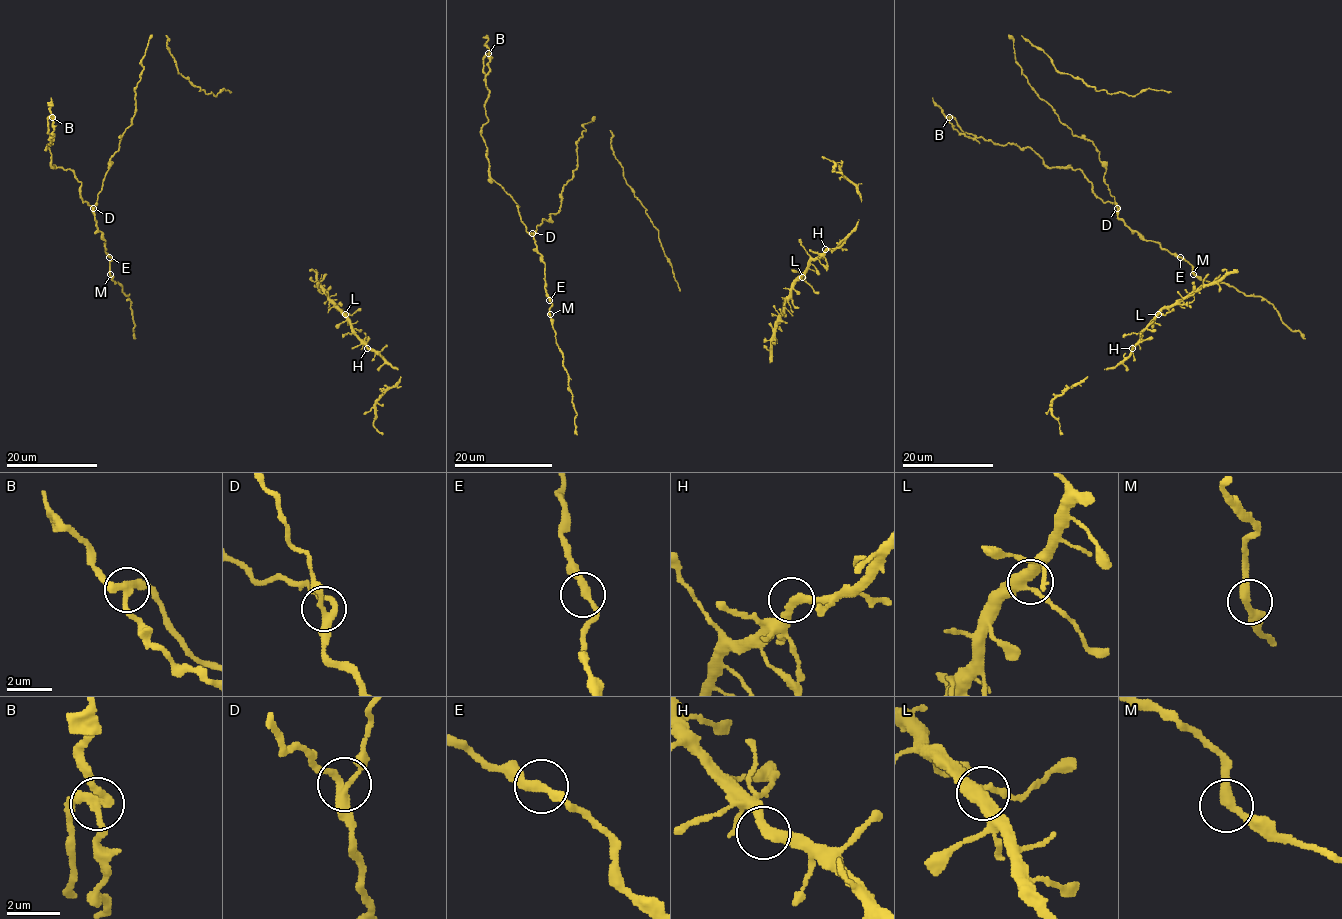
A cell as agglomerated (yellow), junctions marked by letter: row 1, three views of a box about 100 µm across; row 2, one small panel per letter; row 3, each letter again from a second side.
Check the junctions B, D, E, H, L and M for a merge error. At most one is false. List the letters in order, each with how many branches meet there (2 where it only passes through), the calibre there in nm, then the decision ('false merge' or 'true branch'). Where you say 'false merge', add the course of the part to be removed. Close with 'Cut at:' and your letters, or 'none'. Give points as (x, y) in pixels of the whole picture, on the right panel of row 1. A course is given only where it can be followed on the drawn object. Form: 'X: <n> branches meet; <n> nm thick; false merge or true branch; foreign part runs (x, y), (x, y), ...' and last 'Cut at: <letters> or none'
B: 3 branches meet; 280 nm thick; false merge; foreign part runs (949, 117), (959, 133), (980, 144)
D: 3 branches meet; 260 nm thick; true branch
E: 2 branches meet; 320 nm thick; true branch
H: 2 branches meet; 340 nm thick; true branch
L: 3 branches meet; 400 nm thick; true branch
M: 2 branches meet; 320 nm thick; true branch
Cut at: B

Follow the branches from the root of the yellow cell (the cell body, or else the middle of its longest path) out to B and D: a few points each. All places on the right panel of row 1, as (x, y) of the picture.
B: (1189, 264), (1131, 229), (1118, 206), (1103, 202), (1078, 169), (1048, 168), (1029, 147), (974, 137), (949, 117)
D: (1189, 264), (1164, 250), (1157, 242), (1143, 240), (1117, 216), (1117, 208)

